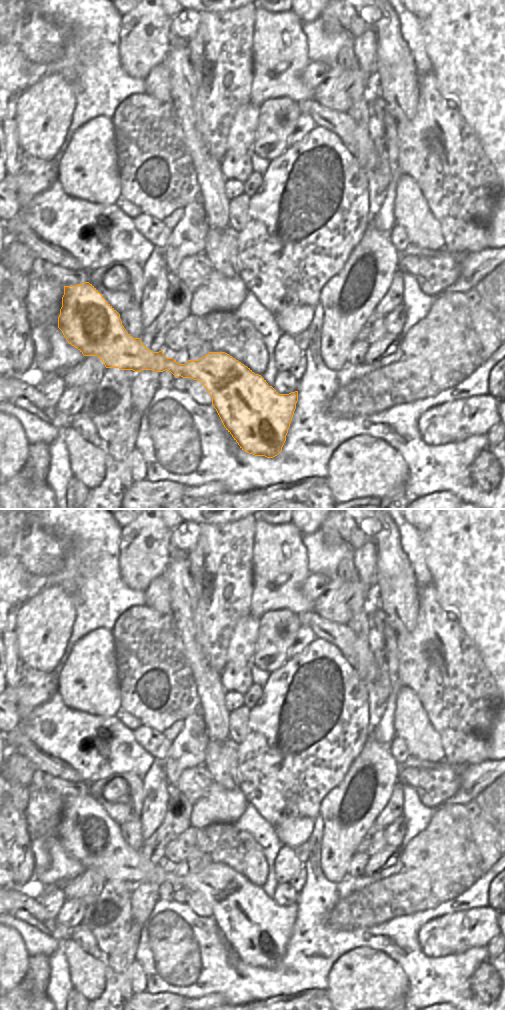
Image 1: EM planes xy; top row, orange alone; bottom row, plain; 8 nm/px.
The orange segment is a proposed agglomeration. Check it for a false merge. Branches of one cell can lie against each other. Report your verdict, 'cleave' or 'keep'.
keep

